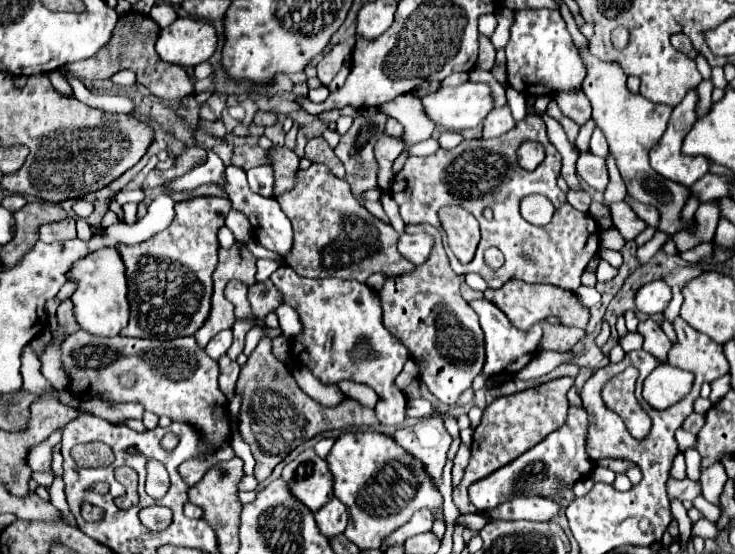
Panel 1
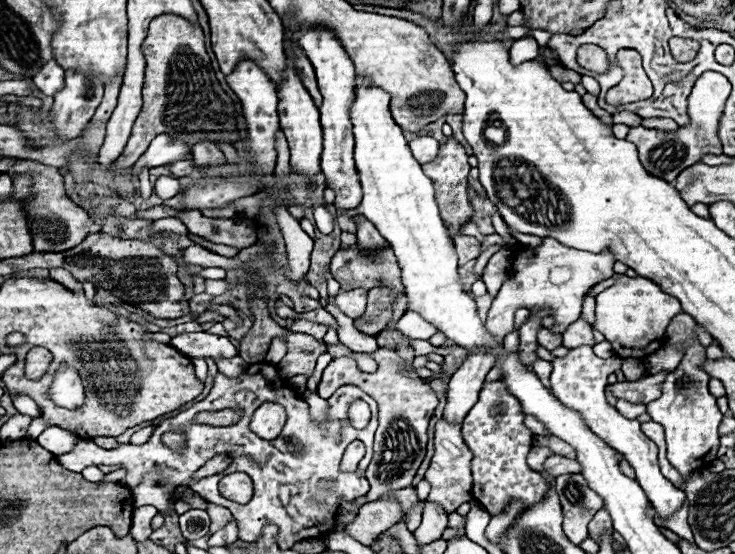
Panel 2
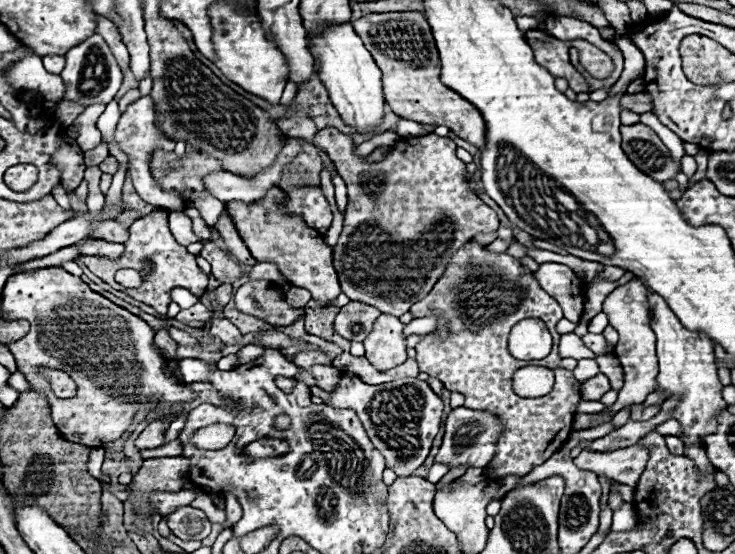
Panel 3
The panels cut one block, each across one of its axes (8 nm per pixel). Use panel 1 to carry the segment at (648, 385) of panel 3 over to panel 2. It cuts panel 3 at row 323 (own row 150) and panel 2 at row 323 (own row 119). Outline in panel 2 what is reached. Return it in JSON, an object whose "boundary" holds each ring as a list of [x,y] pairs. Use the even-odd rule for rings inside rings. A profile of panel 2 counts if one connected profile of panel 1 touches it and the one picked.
{"boundary":[[[620,276],[614,286],[606,288],[596,296],[596,320],[594,328],[606,336],[606,340],[612,344],[612,350],[620,358],[644,358],[658,348],[664,346],[664,332],[670,324],[670,320],[684,312],[680,302],[662,290],[658,290],[658,284],[654,284],[648,278],[628,278]]]}

